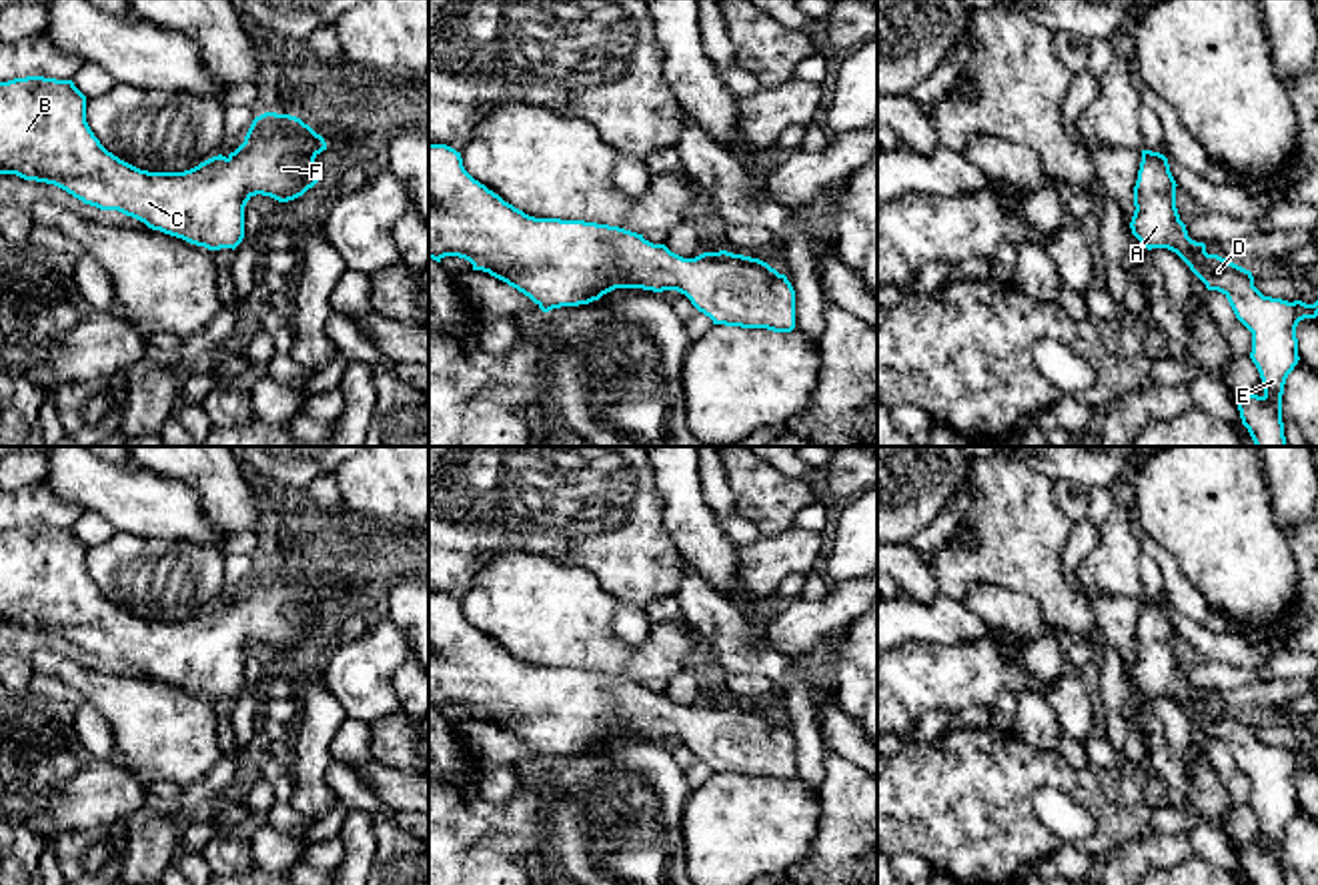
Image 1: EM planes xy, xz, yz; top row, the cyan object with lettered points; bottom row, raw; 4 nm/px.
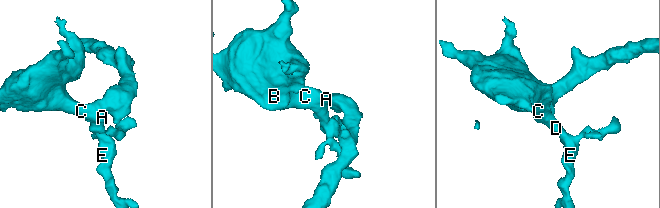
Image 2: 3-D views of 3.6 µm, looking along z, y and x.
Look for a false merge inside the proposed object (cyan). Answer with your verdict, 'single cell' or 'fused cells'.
single cell

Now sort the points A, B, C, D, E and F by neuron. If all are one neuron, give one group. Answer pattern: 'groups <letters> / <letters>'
groups A B C D E F

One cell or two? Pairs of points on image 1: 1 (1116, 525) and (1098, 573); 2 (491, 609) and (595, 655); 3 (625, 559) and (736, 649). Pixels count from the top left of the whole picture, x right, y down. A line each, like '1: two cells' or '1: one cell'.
1: one cell
2: one cell
3: two cells

